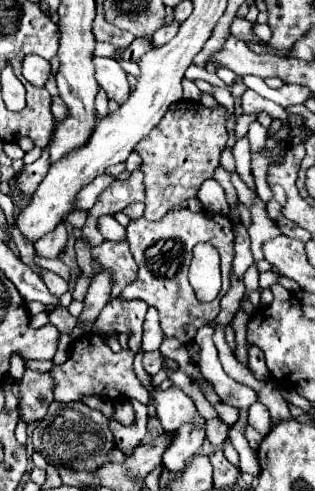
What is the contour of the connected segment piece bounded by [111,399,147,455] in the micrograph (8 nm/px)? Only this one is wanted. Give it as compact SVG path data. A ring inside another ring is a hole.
M131 399L131 405L133 405L135 411L135 421L125 427L117 421L113 421L113 435L115 435L115 441L117 441L117 449L123 453L123 455L129 455L145 437L147 433L147 407L137 399Z

